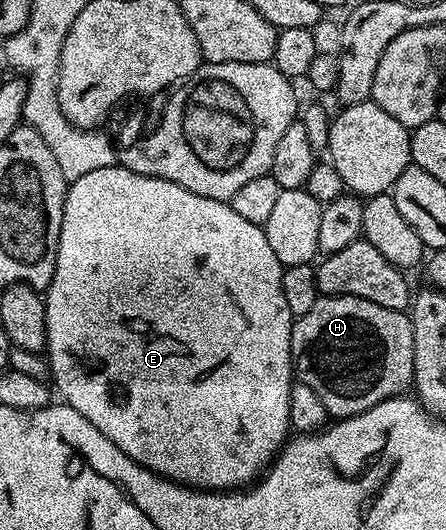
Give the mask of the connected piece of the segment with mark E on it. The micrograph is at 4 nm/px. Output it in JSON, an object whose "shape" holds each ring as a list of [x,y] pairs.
{"shape":[[[119,163],[111,167],[99,167],[99,171],[91,171],[88,175],[83,175],[83,179],[75,179],[65,191],[63,223],[59,231],[59,247],[55,259],[55,275],[51,279],[48,289],[44,290],[43,293],[45,298],[45,322],[47,323],[45,353],[47,354],[52,384],[55,389],[55,384],[57,384],[57,389],[61,392],[60,400],[64,404],[70,405],[75,411],[79,411],[79,415],[83,415],[83,419],[87,419],[87,423],[91,423],[97,430],[103,431],[103,435],[107,435],[107,439],[111,439],[111,443],[115,443],[115,447],[119,447],[119,451],[123,451],[123,455],[135,459],[135,463],[147,467],[161,477],[166,477],[168,481],[175,481],[178,485],[206,491],[237,491],[242,487],[252,486],[253,482],[258,480],[265,470],[272,465],[273,458],[281,452],[291,433],[287,403],[289,402],[289,392],[295,383],[295,362],[291,351],[291,331],[295,318],[291,307],[287,307],[287,298],[283,295],[284,274],[285,271],[279,263],[279,259],[275,259],[275,251],[271,251],[271,243],[267,243],[264,228],[255,223],[247,223],[247,219],[235,215],[232,204],[207,199],[203,195],[195,195],[170,181],[139,175],[135,171],[125,169]]]}

